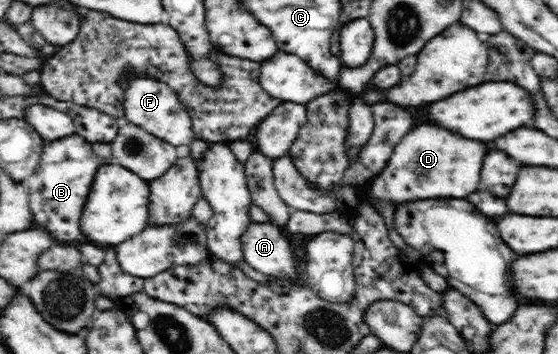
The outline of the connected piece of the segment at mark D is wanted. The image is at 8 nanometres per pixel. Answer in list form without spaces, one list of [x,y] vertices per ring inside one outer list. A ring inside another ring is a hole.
[[[423,124],[409,132],[394,146],[385,168],[372,180],[371,192],[394,206],[411,203],[412,199],[465,198],[479,188],[479,172],[487,144],[467,140],[441,126]]]

